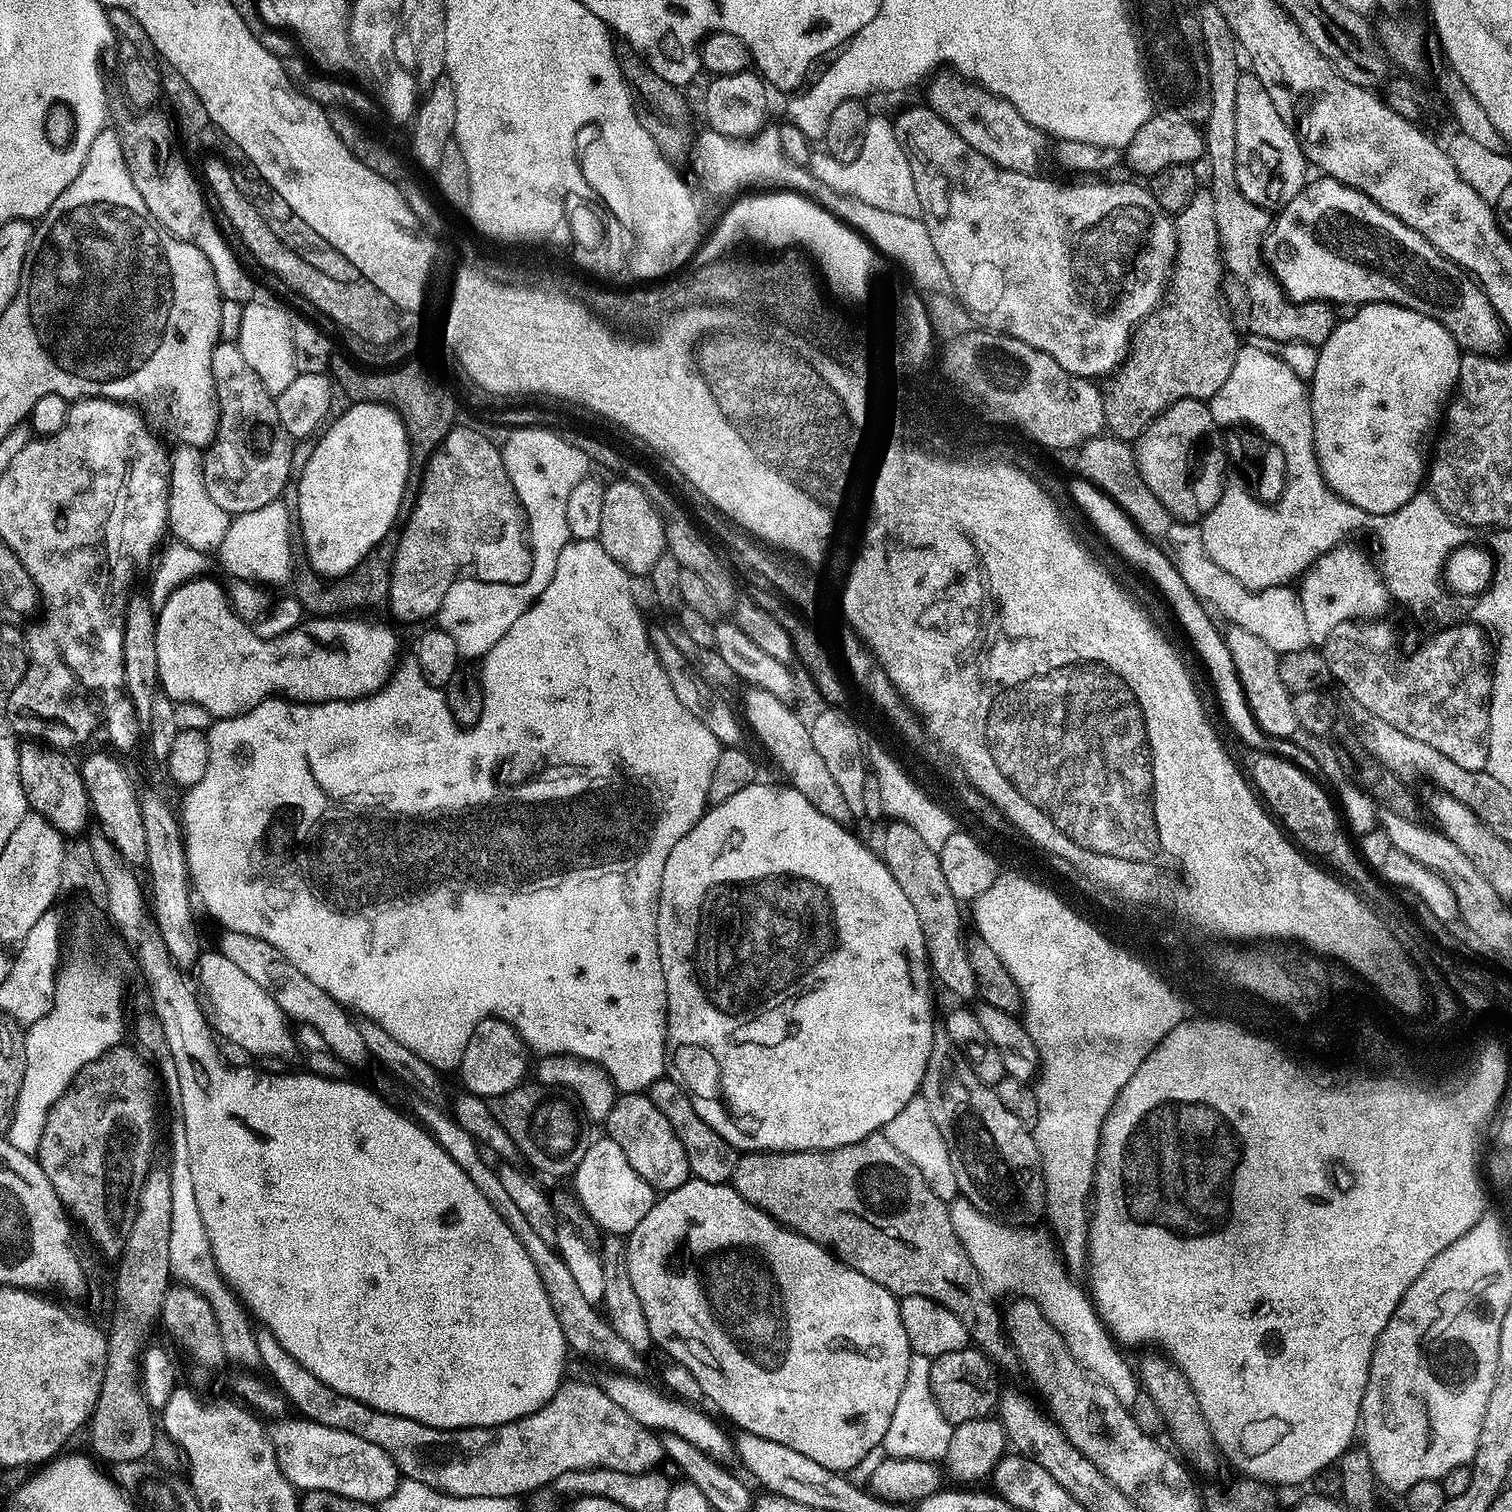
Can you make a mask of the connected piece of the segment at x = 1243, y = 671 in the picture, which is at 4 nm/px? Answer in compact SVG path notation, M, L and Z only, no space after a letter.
M1229 627L1226 632L1226 641L1229 646L1230 655L1237 668L1237 676L1241 680L1241 686L1245 692L1246 702L1257 726L1267 736L1271 737L1295 737L1300 723L1294 714L1293 693L1282 686L1282 678L1278 676L1278 662L1280 656L1262 638L1256 637L1241 628Z

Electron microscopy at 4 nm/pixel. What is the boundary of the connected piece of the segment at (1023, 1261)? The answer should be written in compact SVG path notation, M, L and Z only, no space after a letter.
M963 1198L951 1201L948 1213L950 1226L954 1226L954 1234L958 1234L958 1242L962 1242L970 1262L974 1262L974 1270L978 1270L978 1278L982 1278L989 1293L1013 1292L1013 1297L1033 1300L1042 1314L1046 1314L1050 1326L1062 1334L1066 1350L1070 1350L1088 1375L1102 1381L1122 1406L1134 1409L1136 1400L1142 1396L1142 1389L1133 1365L1131 1368L1127 1358L1120 1353L1121 1345L1111 1331L1104 1330L1101 1336L1095 1336L1096 1327L1102 1324L1096 1304L1070 1280L1072 1278L1061 1259L1053 1249L1052 1253L1044 1245L1043 1238L1031 1236L1031 1231L1008 1228L997 1220L986 1218Z

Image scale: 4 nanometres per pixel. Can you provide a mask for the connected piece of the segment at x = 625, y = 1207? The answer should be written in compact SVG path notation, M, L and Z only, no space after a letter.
M607 1138L593 1139L589 1143L582 1162L576 1167L574 1181L576 1180L575 1199L581 1209L601 1228L601 1233L627 1237L628 1233L650 1214L652 1205L658 1196L649 1184L641 1178L638 1170L630 1166L622 1146L618 1142Z

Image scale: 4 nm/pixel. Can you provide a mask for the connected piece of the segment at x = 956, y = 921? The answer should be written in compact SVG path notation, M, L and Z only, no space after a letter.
M899 819L888 823L883 825L884 837L880 840L878 852L890 874L894 874L894 882L902 886L910 906L914 906L918 913L918 923L926 938L928 963L932 965L933 977L938 981L939 987L941 984L950 995L960 999L957 1001L975 1001L978 993L974 969L970 966L970 944L969 941L964 941L964 920L960 917L962 904L954 898L954 894L950 894L950 885L942 875L940 854L926 846L924 839L914 831L914 826Z

